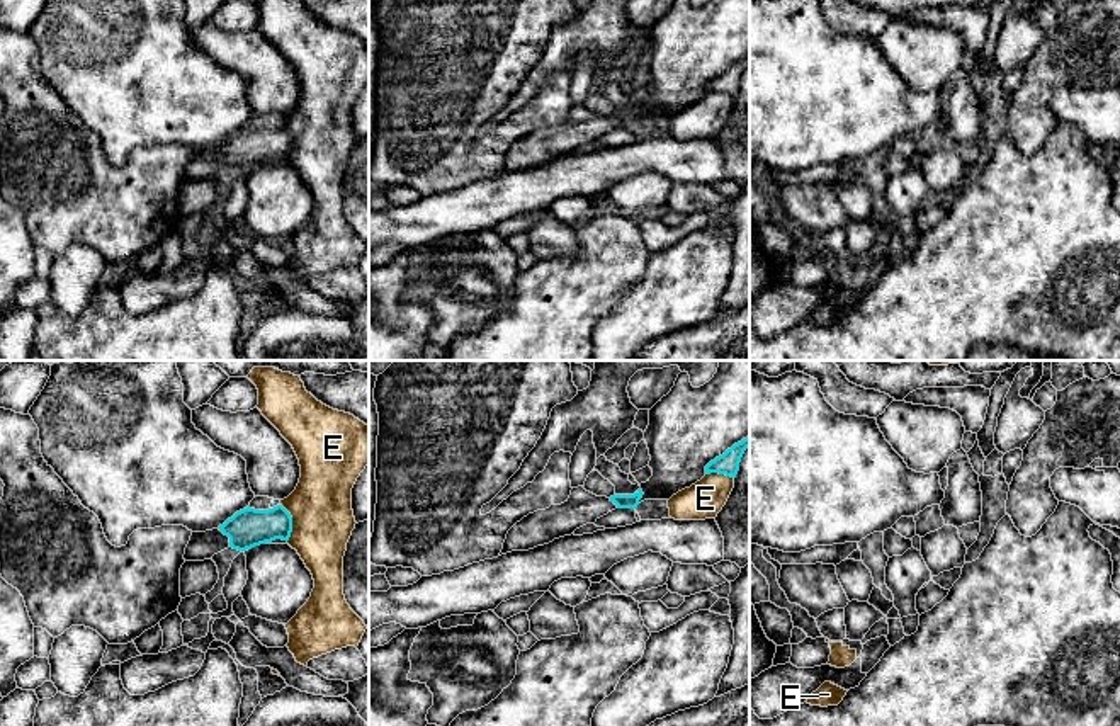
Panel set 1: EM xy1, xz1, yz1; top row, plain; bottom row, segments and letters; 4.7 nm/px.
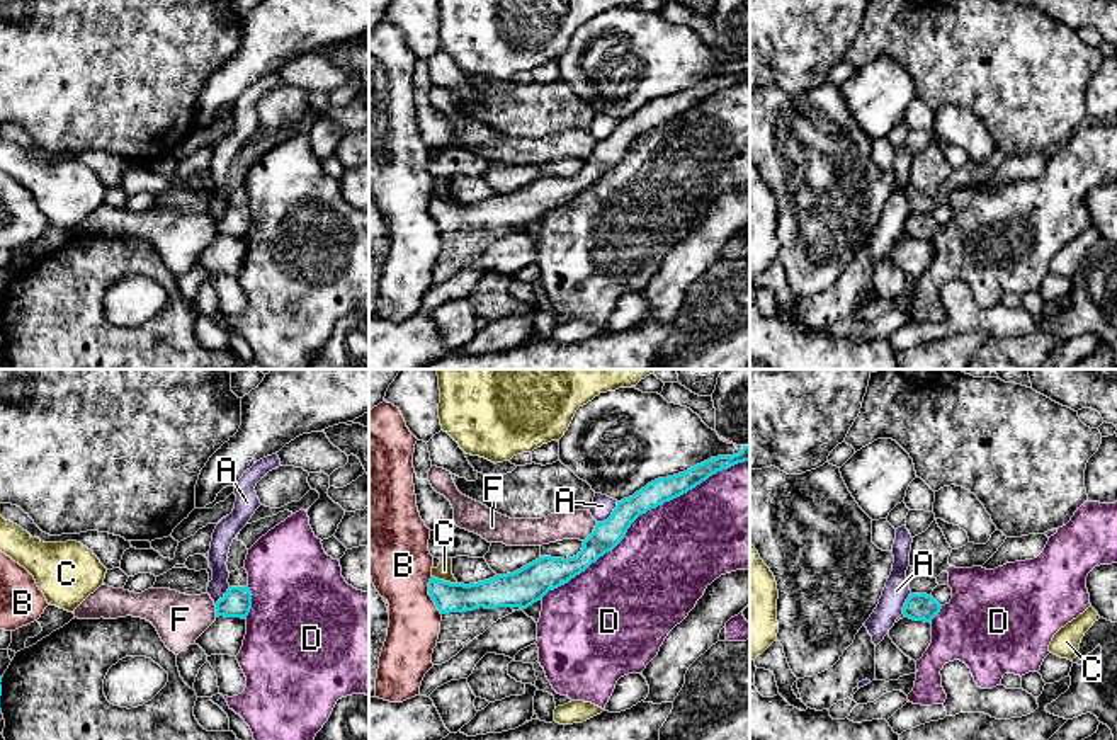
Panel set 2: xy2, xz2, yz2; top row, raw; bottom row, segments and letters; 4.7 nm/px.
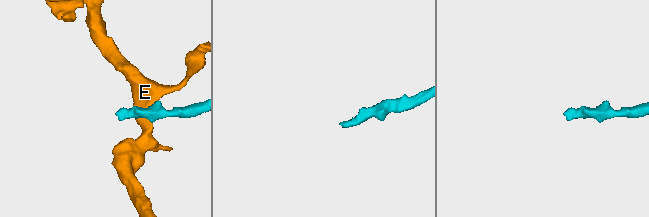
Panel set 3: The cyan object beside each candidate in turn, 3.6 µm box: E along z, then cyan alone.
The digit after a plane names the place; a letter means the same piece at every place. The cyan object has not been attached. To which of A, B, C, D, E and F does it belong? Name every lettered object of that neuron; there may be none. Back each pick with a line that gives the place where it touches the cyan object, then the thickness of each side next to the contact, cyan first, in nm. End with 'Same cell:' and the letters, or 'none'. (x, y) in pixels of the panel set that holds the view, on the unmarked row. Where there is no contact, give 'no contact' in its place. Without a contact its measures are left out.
Same cell: none

